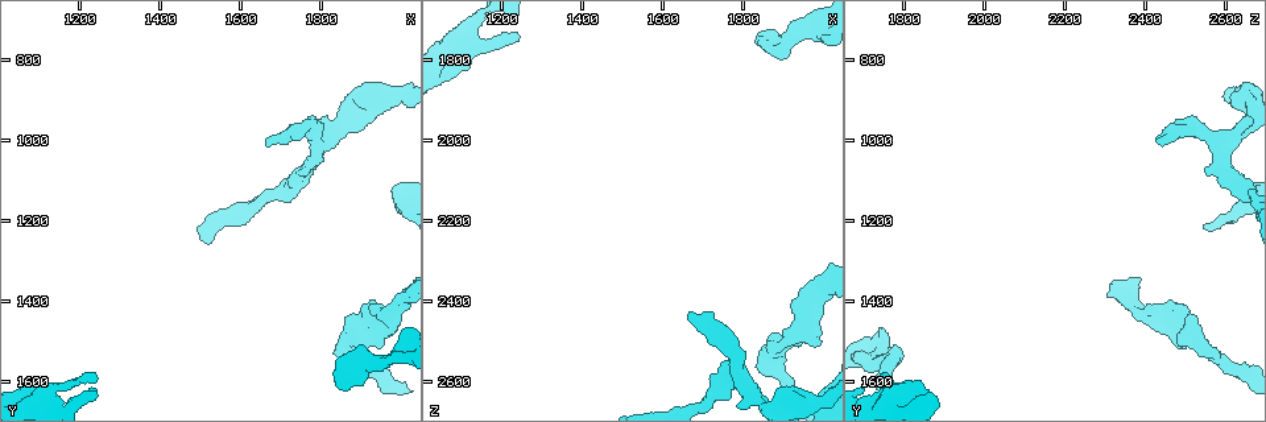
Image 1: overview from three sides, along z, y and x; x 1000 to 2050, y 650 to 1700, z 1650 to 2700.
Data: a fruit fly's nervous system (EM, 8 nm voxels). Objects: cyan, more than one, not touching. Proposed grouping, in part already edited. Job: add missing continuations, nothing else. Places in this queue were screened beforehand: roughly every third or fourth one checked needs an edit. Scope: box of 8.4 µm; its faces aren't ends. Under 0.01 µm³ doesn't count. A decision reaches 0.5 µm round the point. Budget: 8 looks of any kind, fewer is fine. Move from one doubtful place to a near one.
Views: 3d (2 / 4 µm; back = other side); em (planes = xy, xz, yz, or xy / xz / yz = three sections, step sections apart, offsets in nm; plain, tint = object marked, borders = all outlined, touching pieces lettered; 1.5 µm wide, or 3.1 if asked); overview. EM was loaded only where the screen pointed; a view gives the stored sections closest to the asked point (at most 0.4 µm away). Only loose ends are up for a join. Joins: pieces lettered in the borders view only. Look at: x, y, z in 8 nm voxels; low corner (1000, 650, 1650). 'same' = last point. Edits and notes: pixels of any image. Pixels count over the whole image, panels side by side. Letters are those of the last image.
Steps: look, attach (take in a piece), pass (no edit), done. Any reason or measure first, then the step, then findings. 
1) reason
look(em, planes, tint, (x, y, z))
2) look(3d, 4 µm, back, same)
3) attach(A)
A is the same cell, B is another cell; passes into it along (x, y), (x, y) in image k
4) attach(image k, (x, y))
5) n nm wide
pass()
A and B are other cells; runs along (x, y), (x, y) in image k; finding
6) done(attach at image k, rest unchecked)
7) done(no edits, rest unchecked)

branch stops here
look(em, planes, borders, (1865, 1525, 1775))

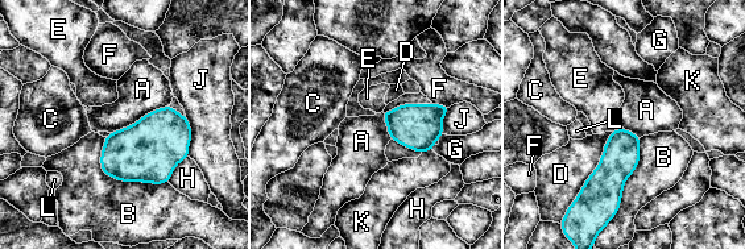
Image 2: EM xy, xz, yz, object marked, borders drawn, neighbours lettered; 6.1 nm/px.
B touches over 480 nm
pass()
A, B, C, D, E, F, G, H, J, K and L are other cells; none of them fits

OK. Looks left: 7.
an open end
look(em, yz, step 8, borders, (1660, 1015, 2430))

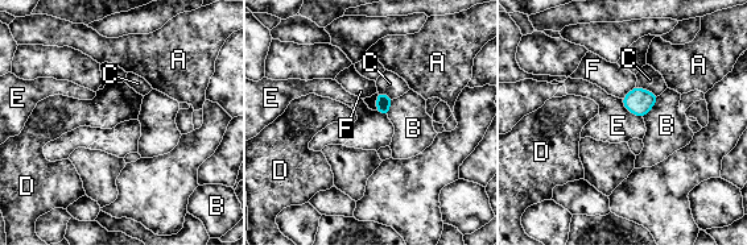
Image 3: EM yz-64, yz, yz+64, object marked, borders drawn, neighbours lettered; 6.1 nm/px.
another direction
look(em, planes, borders, same)

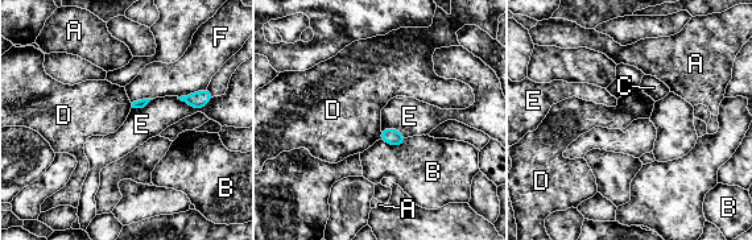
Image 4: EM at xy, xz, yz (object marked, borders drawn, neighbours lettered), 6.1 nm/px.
pass()
A, B, C, D, E and F are other cells; border along (214, 96), (201, 108), (177, 98) in image 4; none of them fits

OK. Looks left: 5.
branch stops here
look(em, planes, borders, (1240, 1590, 1730))

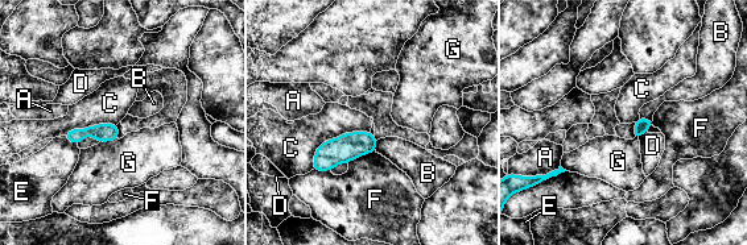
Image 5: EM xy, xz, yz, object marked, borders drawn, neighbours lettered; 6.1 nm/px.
pass()
A, B, C, D, E, F and G are other cells; border along (370, 131), (325, 140), (312, 169) in image 5; none of them fits

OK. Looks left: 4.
done(no edits, rest unchecked)

